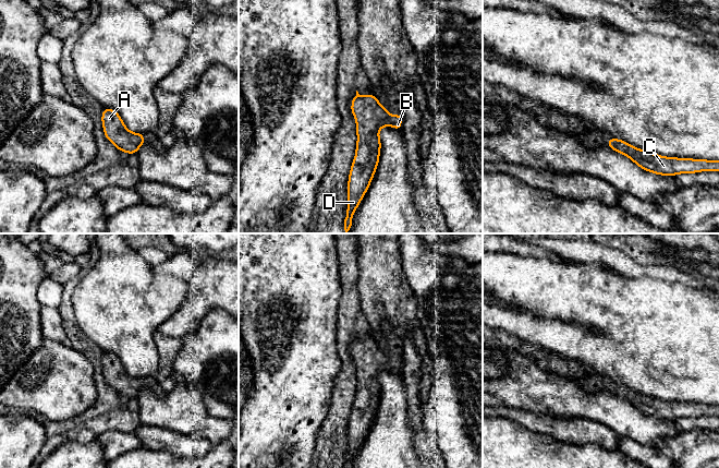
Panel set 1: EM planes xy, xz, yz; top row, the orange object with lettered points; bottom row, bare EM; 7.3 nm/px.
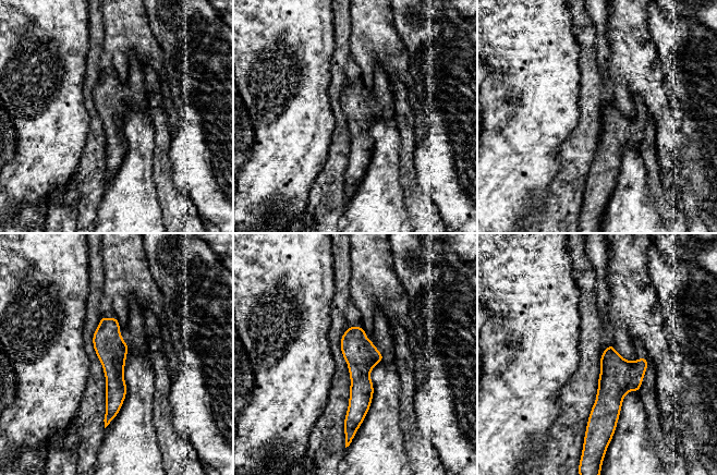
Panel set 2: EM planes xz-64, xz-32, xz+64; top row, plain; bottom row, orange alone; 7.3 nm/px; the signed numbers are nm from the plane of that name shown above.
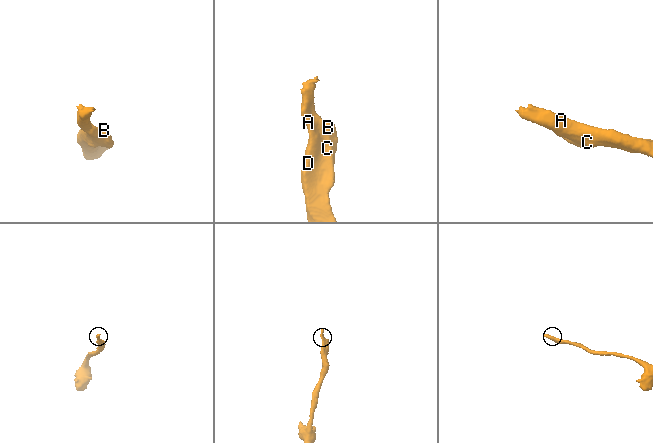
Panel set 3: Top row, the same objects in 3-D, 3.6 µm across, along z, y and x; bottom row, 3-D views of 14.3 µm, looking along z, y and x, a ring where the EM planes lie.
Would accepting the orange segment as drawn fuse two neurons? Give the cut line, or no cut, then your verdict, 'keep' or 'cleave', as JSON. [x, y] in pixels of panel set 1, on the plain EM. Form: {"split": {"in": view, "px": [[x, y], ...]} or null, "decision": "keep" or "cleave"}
{"split": null, "decision": "keep"}

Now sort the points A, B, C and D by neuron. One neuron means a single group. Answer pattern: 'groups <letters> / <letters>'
groups A B C D

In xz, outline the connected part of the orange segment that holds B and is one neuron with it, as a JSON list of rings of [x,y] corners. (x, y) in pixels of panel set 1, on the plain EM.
[[[374,338],[356,339],[351,347],[356,368],[356,393],[348,424],[348,452],[344,468],[352,468],[354,456],[366,439],[379,408],[379,374],[391,371],[402,374],[402,359],[391,360]]]

